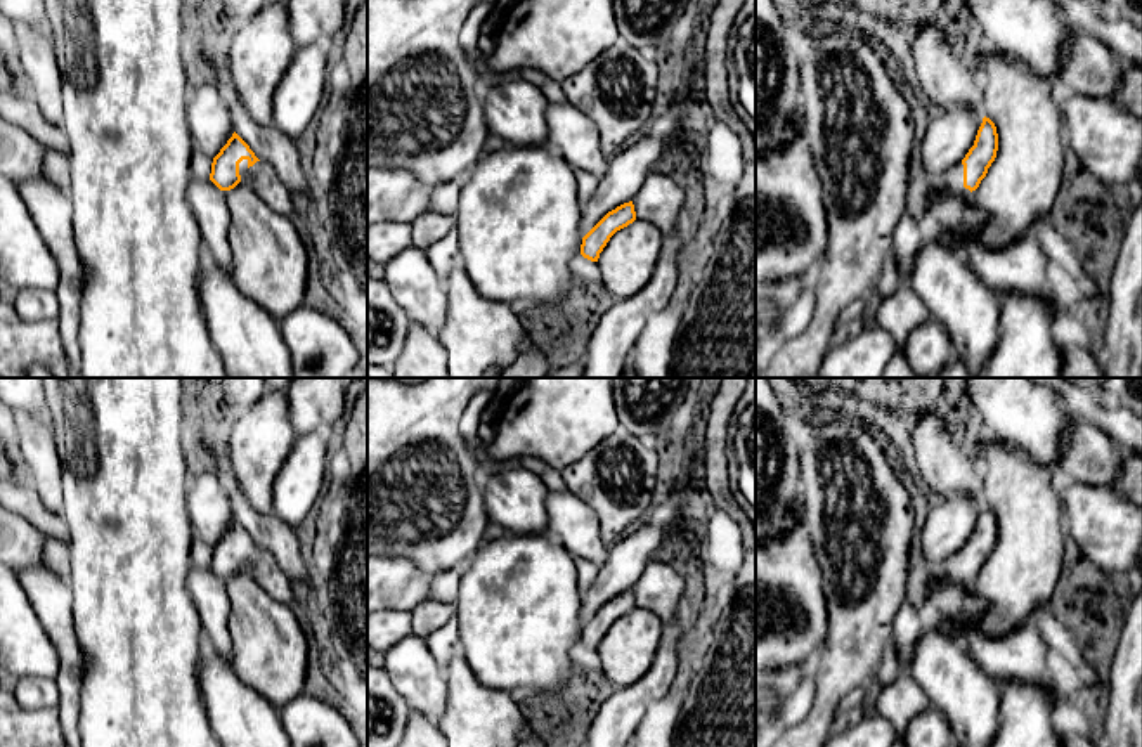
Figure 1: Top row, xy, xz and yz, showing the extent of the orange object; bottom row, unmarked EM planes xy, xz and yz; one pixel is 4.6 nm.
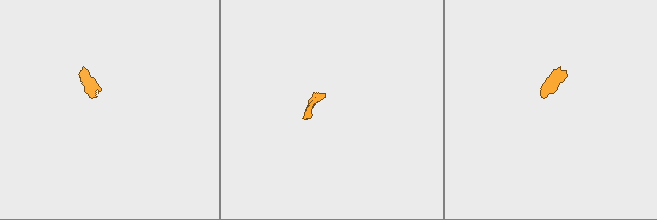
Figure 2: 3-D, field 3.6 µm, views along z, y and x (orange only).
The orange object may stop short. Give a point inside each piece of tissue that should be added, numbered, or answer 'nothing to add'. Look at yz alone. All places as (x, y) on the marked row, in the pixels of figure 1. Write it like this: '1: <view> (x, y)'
1: yz (948, 182)

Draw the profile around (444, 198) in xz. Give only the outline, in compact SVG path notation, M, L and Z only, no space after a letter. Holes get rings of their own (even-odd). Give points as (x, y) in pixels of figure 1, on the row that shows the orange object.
M466 177L451 180L433 189L430 198L430 211L456 215L459 205L459 191L464 184Z

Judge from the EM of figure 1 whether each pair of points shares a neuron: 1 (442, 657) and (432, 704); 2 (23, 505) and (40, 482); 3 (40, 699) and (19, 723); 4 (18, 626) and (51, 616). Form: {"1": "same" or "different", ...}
{"1": "different", "2": "different", "3": "different", "4": "different"}

